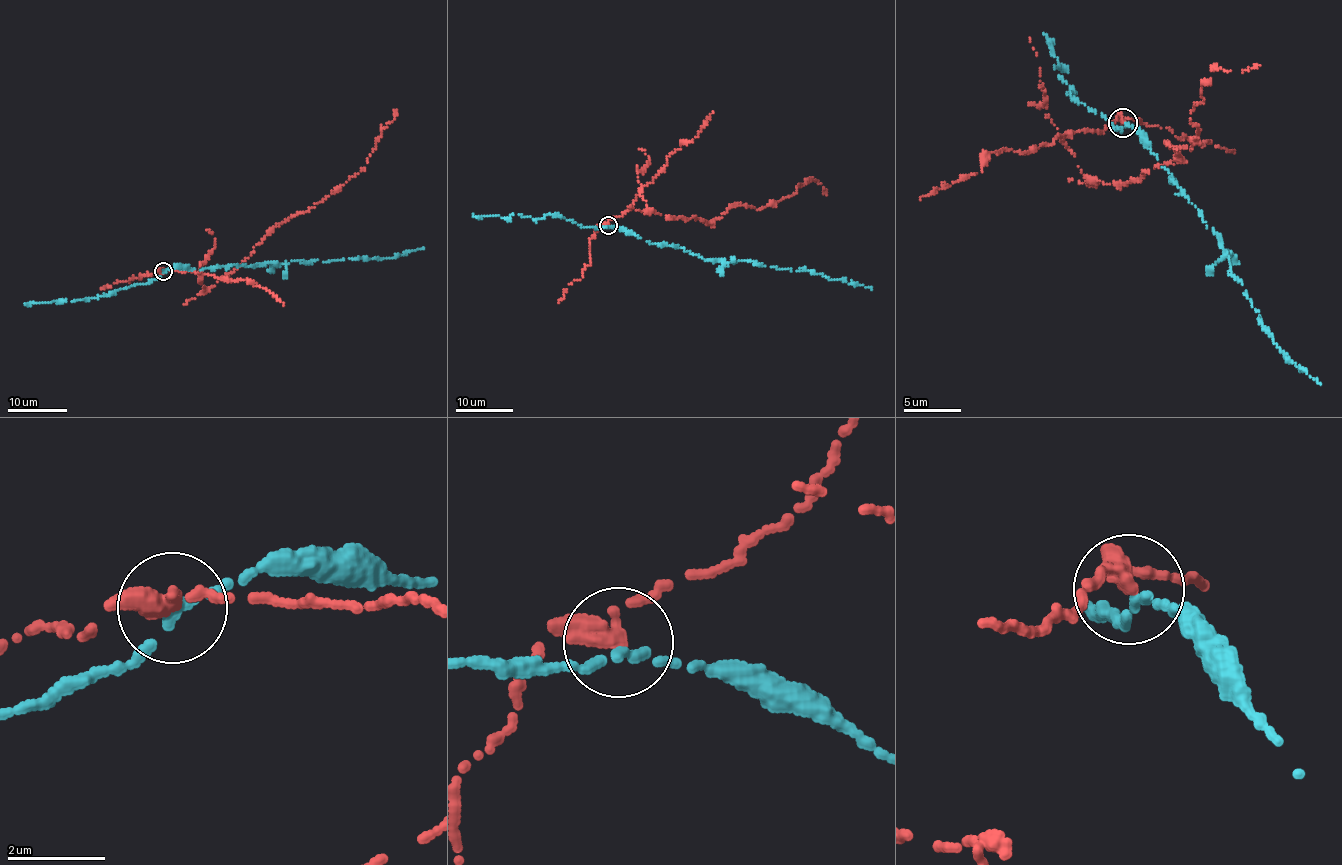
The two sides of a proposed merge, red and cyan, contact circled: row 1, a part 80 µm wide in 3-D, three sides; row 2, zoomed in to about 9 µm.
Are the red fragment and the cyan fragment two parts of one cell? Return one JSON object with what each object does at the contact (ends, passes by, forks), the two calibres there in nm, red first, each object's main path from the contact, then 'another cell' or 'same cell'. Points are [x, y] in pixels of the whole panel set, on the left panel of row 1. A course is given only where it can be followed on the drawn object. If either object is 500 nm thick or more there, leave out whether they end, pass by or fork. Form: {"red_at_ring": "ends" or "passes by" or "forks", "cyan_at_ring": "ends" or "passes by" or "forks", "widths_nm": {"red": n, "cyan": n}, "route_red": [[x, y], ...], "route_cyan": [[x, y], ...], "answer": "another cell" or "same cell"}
{"red_at_ring": "passes by", "cyan_at_ring": "passes by", "widths_nm": {"red": 320, "cyan": 190}, "route_red": [[162, 271], [191, 270], [204, 289], [226, 278], [274, 227], [322, 201], [365, 167], [396, 110]], "route_cyan": [[162, 272], [179, 267], [209, 268], [376, 259], [424, 248]], "answer": "another cell"}

